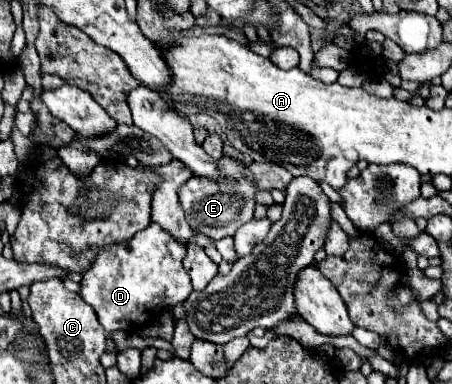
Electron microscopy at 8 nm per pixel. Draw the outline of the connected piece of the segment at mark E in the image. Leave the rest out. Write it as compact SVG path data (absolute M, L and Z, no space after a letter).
M222 156L220 158L220 172L226 174L226 176L232 176L236 180L236 186L224 186L222 182L212 182L208 178L190 178L180 190L180 204L186 212L186 218L188 218L188 224L194 228L194 230L200 230L204 232L206 236L214 238L214 240L220 240L224 236L232 236L244 222L248 222L254 214L252 210L252 198L254 198L254 190L252 190L252 184L240 174L238 170L238 162L234 162L234 158L228 158L228 156Z

